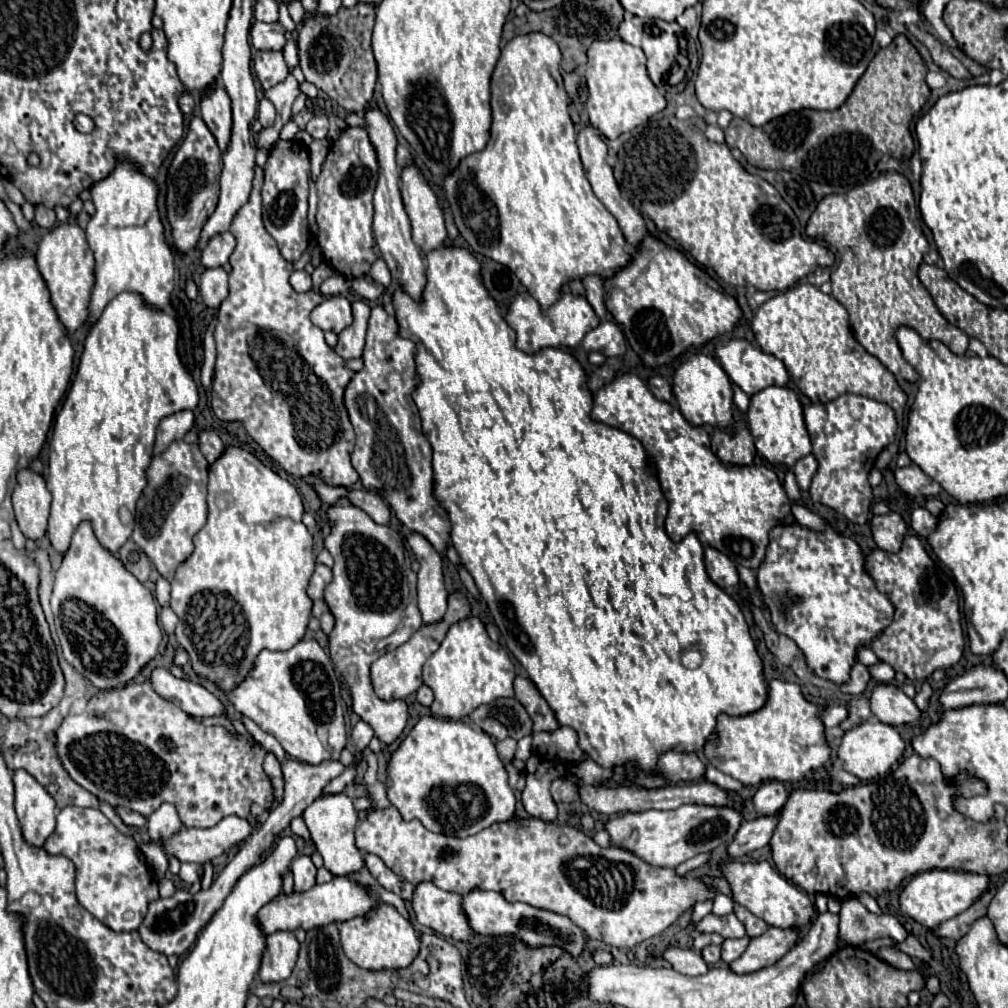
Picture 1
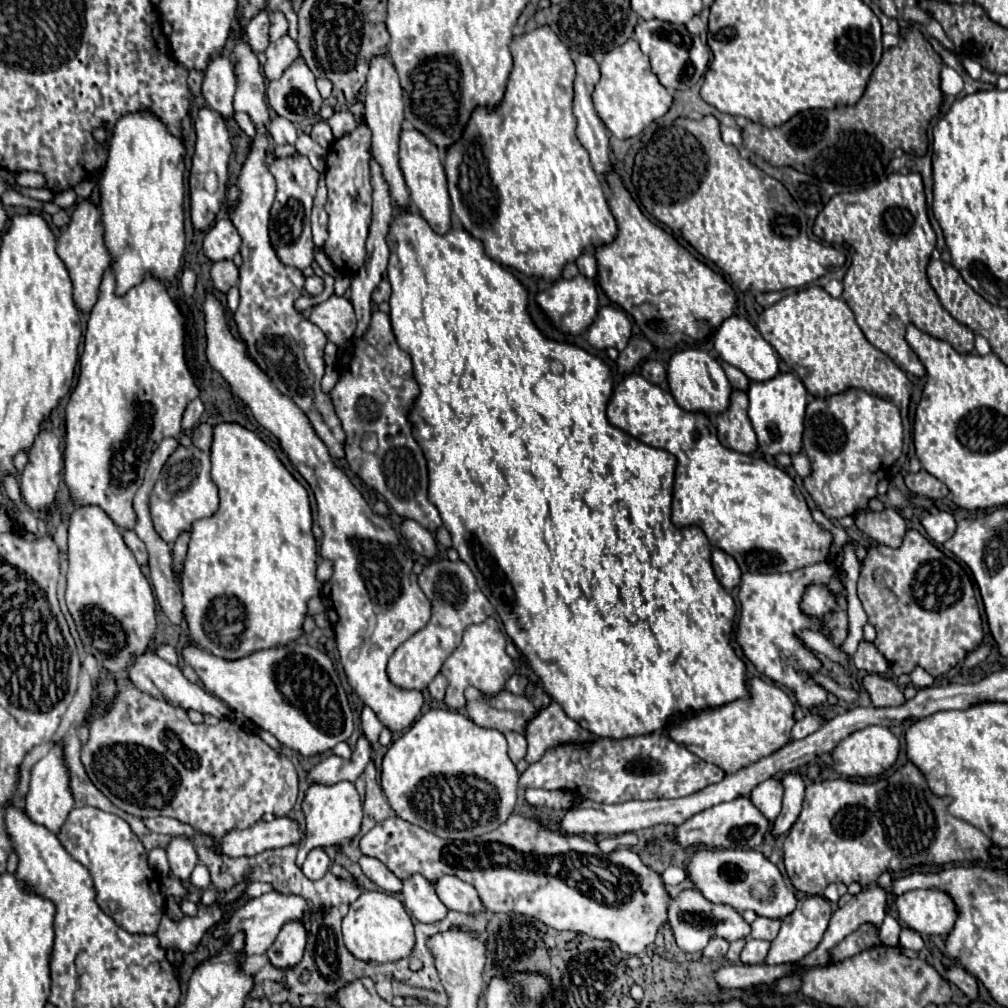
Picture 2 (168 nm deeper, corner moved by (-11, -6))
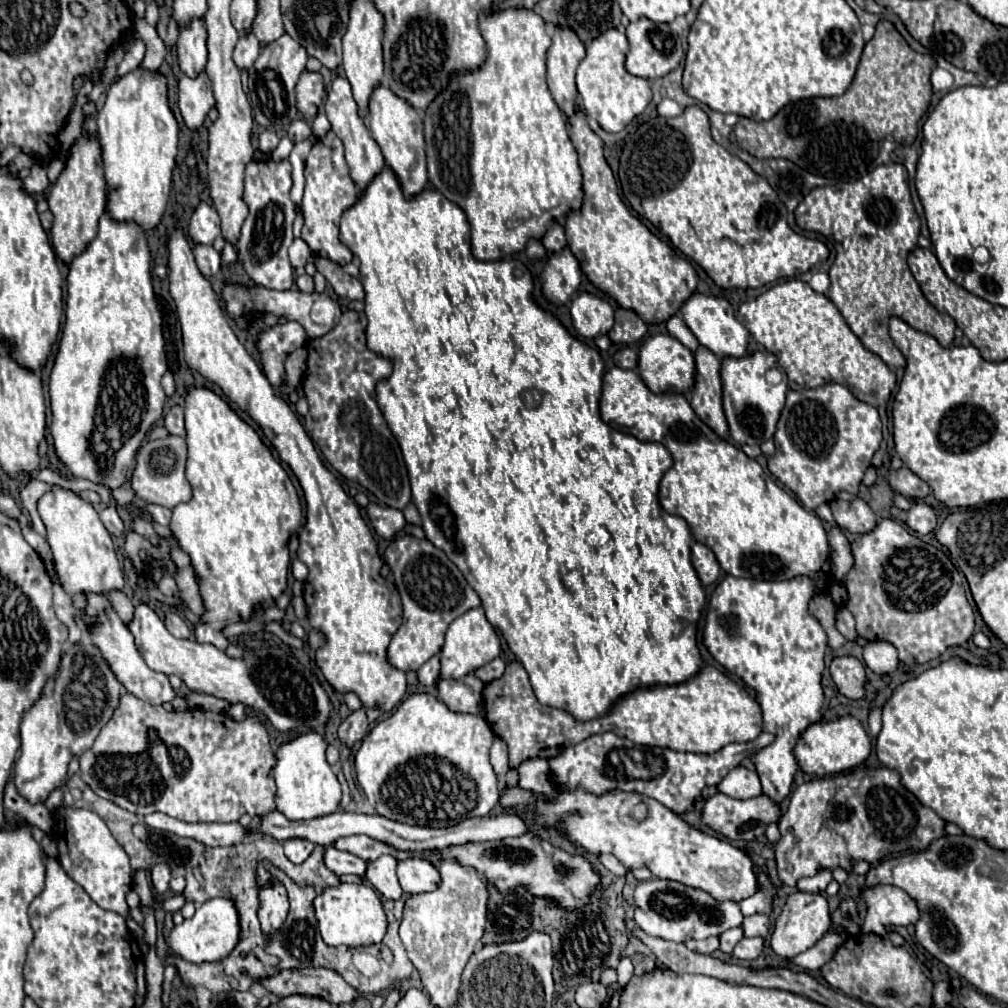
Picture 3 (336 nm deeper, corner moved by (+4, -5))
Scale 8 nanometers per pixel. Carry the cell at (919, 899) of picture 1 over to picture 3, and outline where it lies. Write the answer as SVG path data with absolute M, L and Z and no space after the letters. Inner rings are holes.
M873 885L865 887L859 897L867 905L861 933L881 933L881 925L913 925L919 919L917 903L899 887Z

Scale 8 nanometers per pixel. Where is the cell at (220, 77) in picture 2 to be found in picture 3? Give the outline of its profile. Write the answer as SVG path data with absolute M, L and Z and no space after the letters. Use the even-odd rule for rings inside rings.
M191 19L185 27L179 29L177 39L177 57L179 67L185 75L195 77L207 65L207 29L203 19Z

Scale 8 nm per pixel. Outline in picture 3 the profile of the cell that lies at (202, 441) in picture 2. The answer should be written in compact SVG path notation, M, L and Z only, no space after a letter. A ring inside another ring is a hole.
M173 405L167 413L165 413L165 429L173 435L183 437L185 435L185 423L183 423L183 407Z

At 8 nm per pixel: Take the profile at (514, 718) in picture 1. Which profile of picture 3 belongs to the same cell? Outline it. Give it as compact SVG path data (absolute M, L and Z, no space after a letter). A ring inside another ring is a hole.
M469 673L465 679L437 679L439 699L457 713L473 713L483 717L481 691L483 683Z

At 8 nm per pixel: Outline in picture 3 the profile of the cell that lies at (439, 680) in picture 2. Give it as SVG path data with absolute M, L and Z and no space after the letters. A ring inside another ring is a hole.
M433 655L419 671L417 677L423 685L435 685L437 677L439 677L439 655Z

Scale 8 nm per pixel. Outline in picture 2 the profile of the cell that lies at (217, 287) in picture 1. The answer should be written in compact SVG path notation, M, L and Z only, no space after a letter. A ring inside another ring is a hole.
M232 260L216 262L212 266L210 274L212 274L212 282L214 282L216 292L220 292L220 294L228 294L228 290L238 284L238 268L234 266Z

